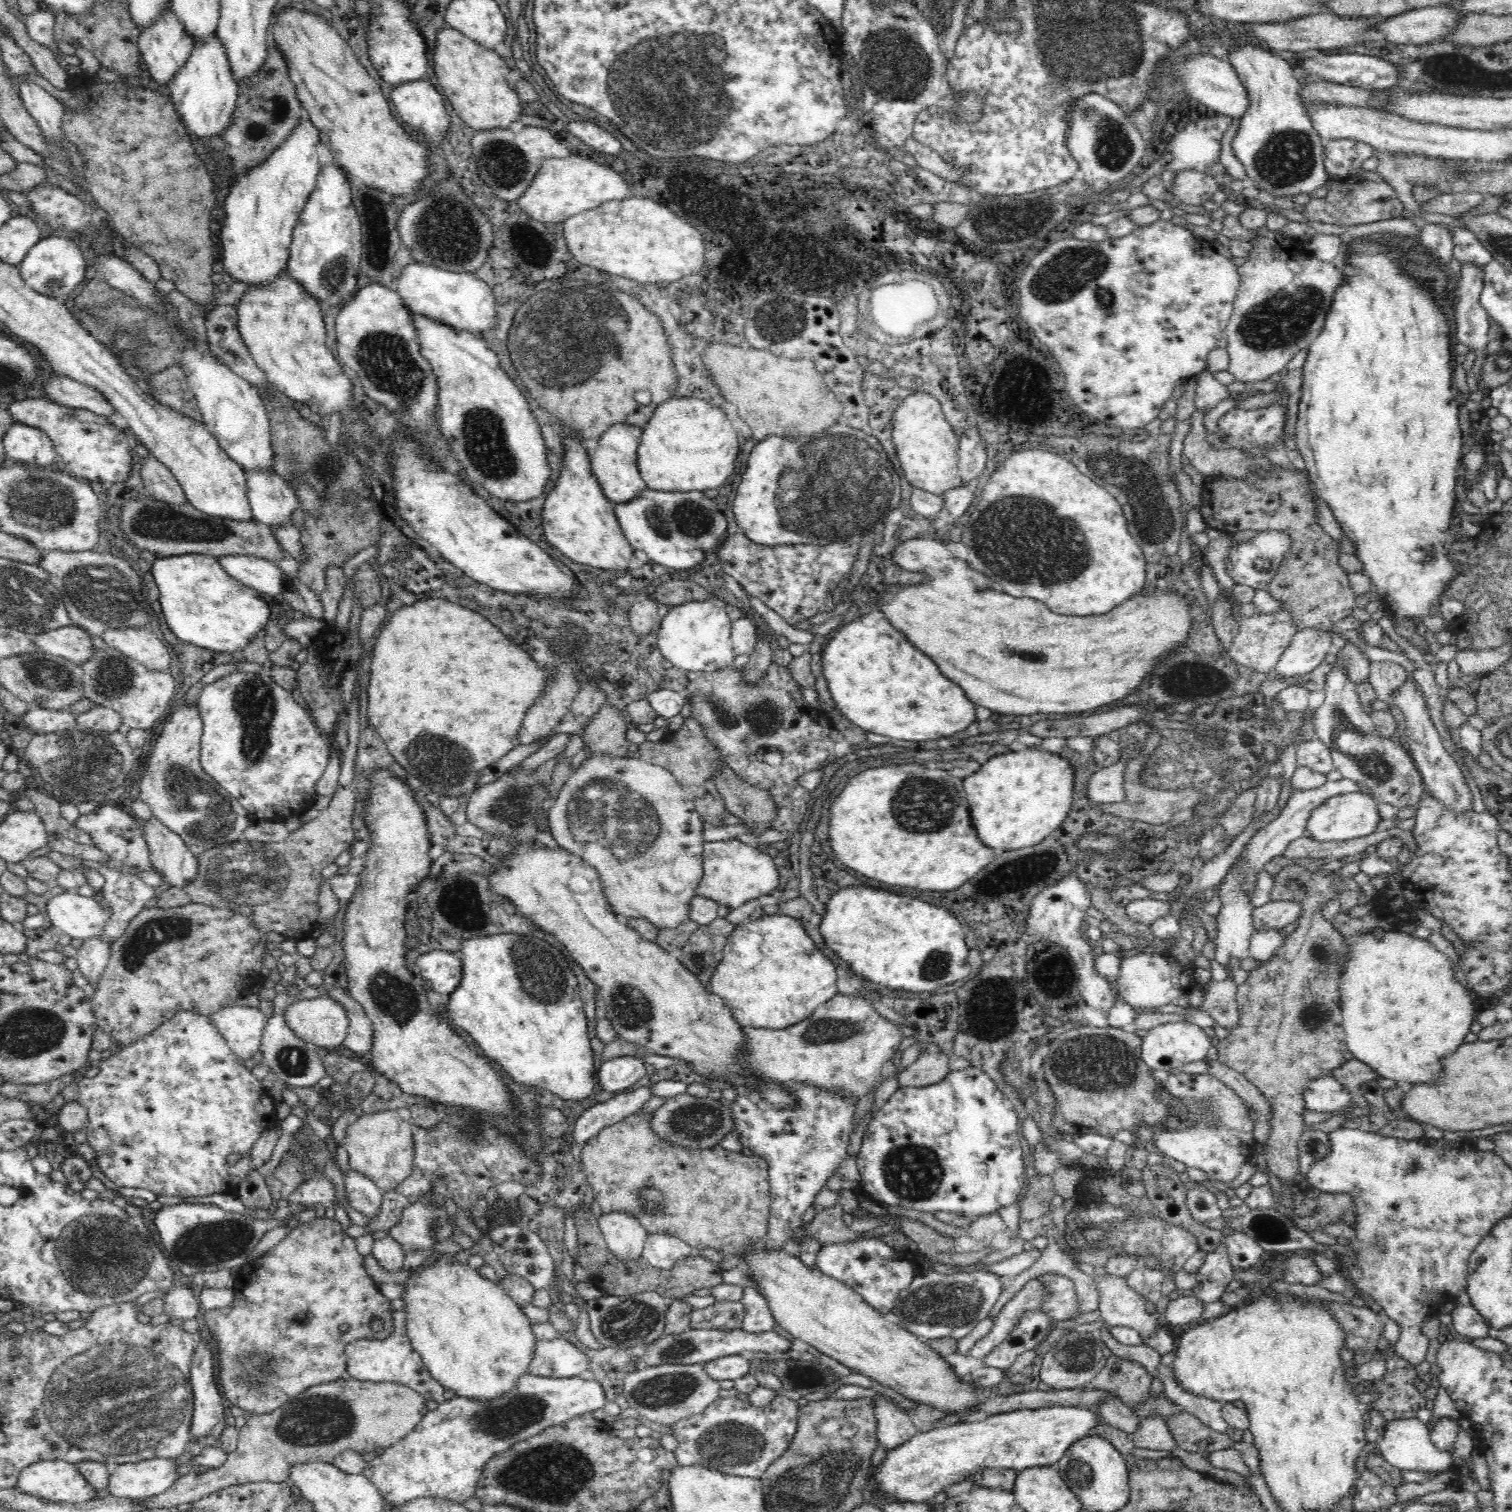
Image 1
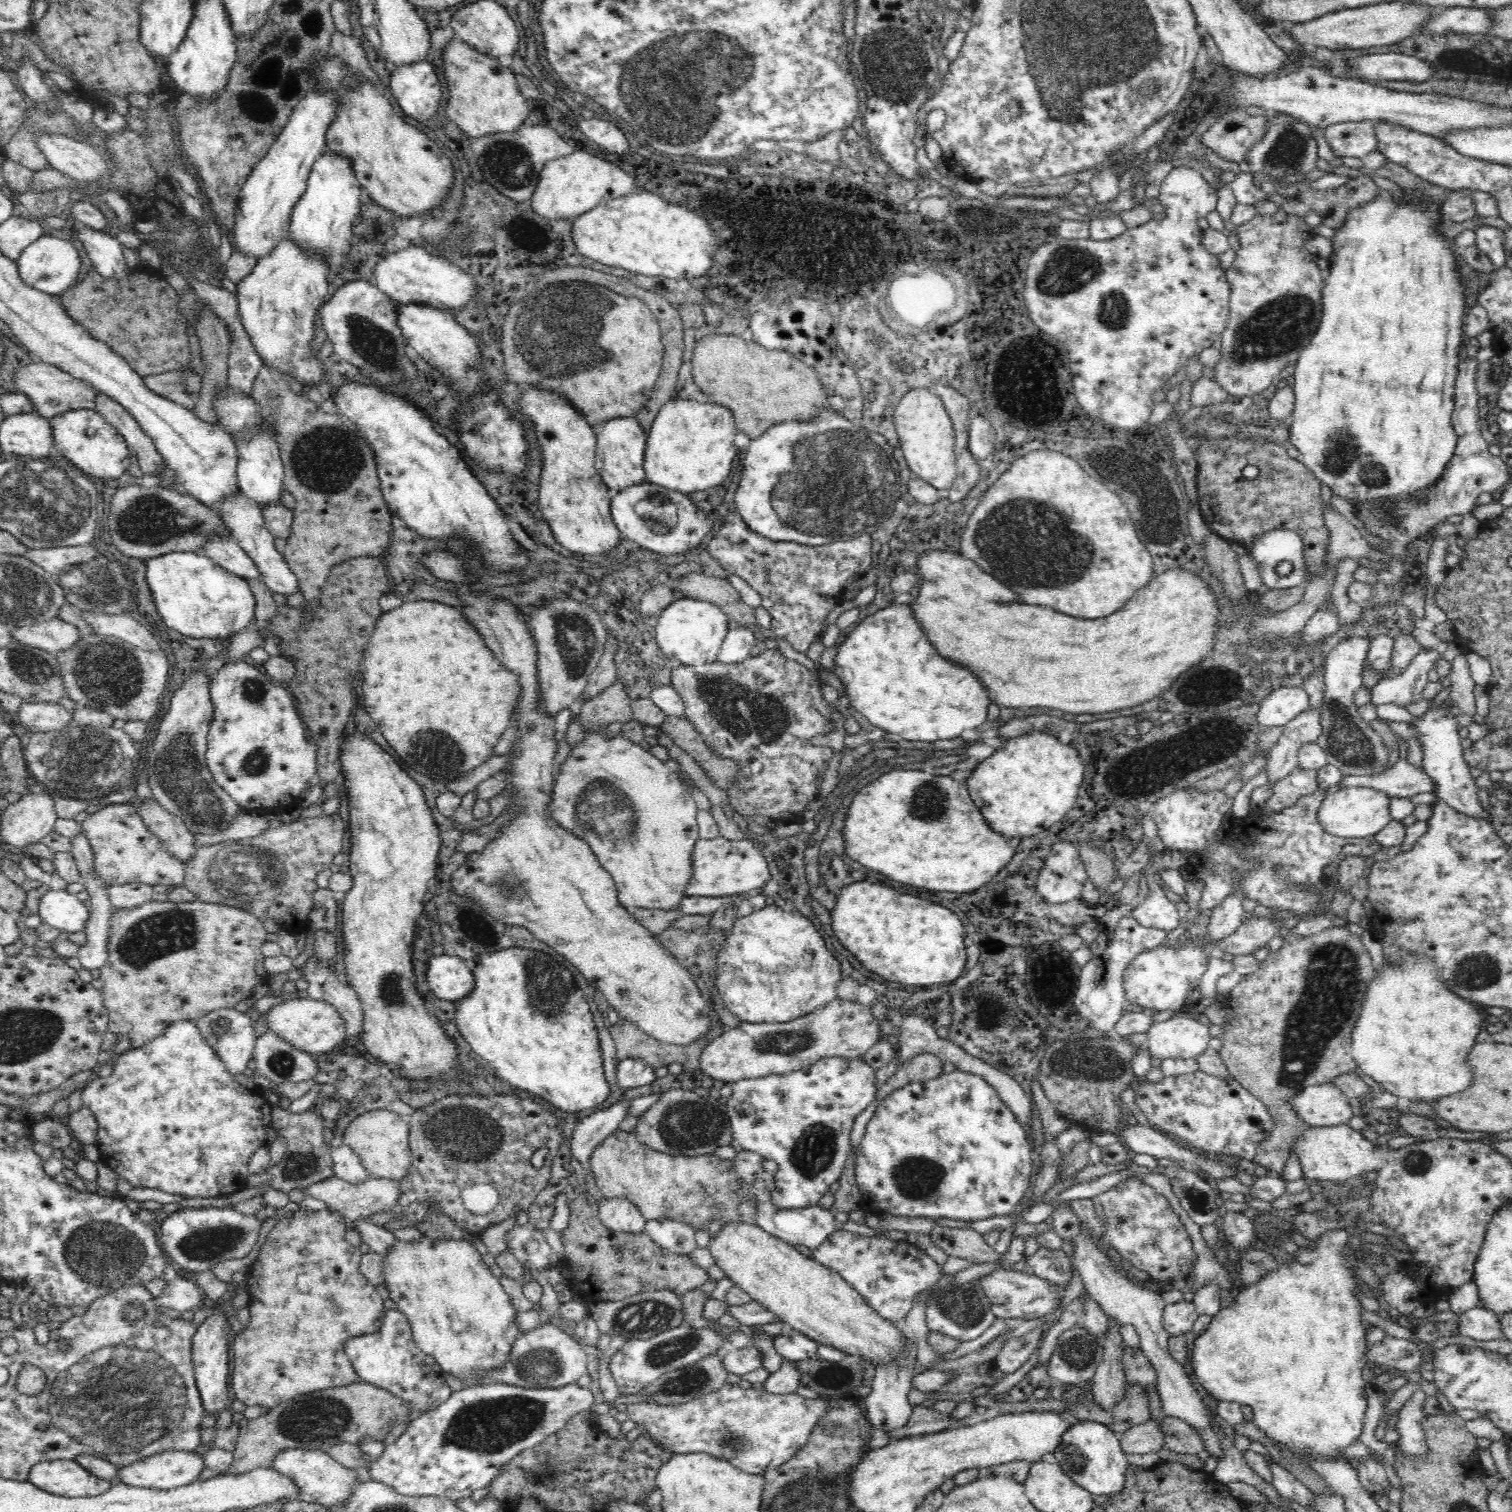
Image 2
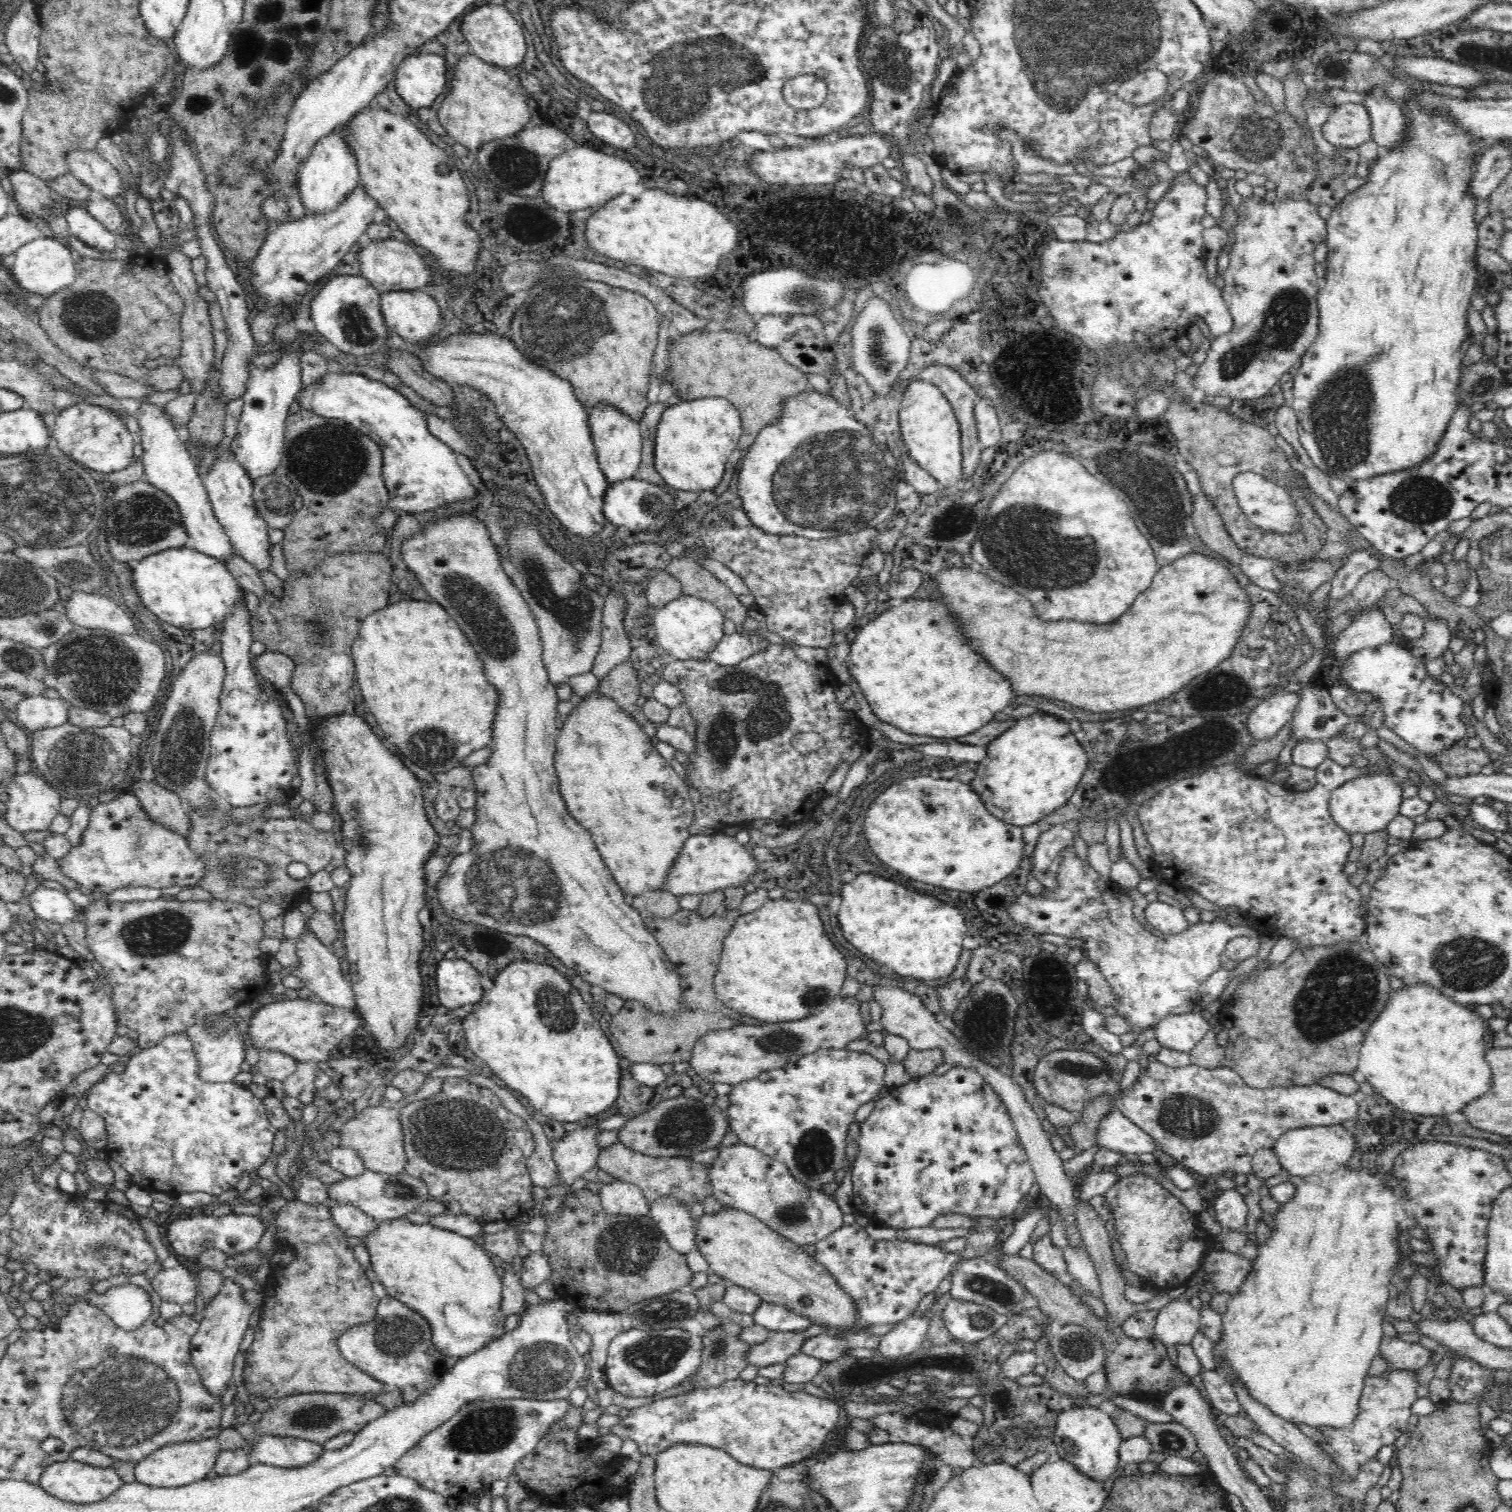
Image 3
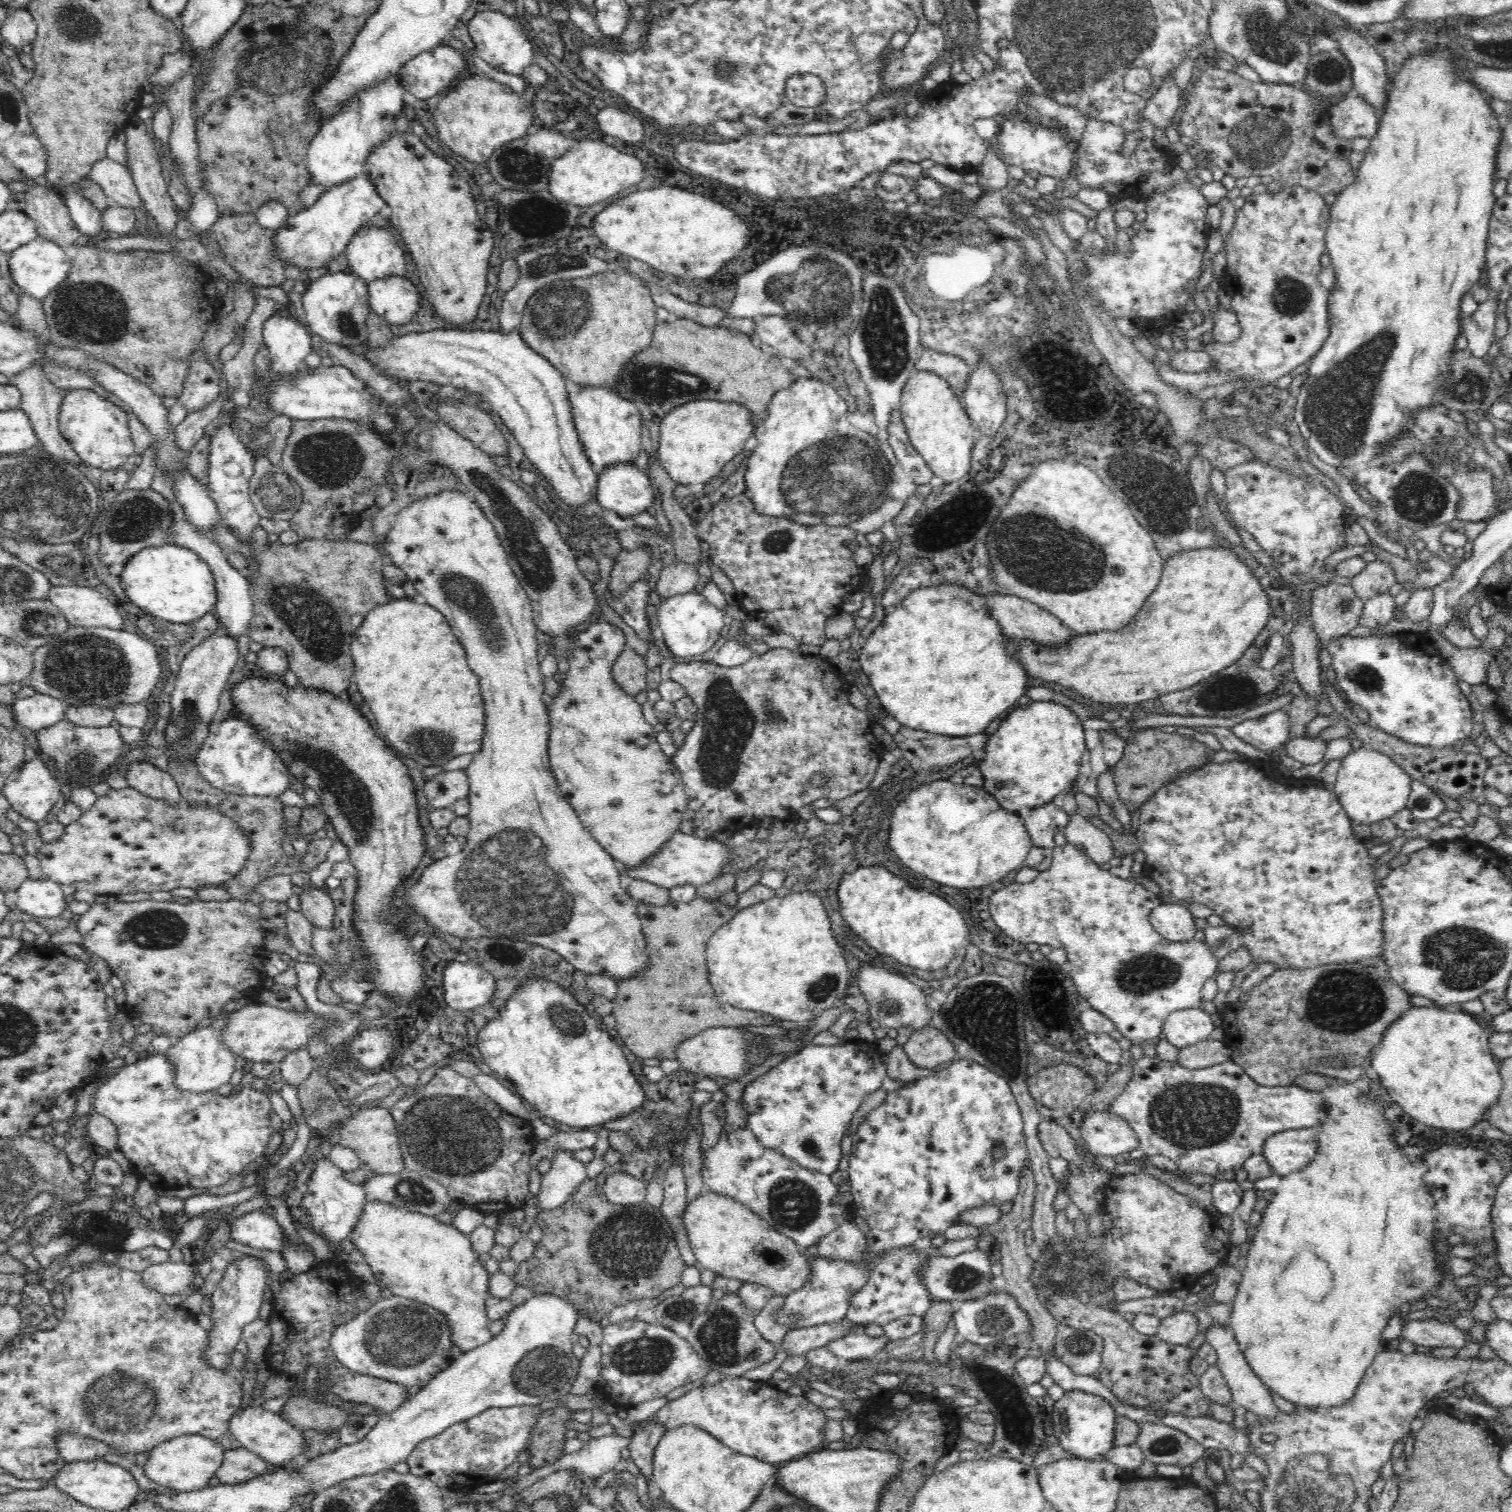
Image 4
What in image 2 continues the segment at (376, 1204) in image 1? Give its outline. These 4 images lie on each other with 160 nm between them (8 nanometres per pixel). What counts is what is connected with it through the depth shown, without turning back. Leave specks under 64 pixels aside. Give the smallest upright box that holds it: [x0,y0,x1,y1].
[331,1144,369,1184]

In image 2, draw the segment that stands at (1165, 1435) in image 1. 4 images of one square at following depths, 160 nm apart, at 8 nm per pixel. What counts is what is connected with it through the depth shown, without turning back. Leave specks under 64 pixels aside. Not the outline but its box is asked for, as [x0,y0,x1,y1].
[1121,1419,1165,1455]

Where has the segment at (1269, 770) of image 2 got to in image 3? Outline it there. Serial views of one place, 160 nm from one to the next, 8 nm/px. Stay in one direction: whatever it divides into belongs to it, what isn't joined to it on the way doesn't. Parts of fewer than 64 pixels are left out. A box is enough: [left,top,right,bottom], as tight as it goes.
[1291,680,1359,741]

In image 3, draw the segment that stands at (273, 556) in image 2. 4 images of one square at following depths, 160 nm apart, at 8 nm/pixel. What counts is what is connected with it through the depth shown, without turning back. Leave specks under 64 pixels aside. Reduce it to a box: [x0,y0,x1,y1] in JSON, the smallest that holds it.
[203,447,273,571]

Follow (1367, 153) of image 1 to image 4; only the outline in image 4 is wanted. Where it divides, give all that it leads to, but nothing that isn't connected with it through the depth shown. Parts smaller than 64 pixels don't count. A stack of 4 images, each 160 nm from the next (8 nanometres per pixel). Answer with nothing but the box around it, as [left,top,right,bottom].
[1328,97,1378,138]

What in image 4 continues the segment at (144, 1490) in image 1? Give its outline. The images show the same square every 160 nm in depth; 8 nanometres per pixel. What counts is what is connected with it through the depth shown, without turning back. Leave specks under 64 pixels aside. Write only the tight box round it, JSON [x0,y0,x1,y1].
[144,1434,225,1492]

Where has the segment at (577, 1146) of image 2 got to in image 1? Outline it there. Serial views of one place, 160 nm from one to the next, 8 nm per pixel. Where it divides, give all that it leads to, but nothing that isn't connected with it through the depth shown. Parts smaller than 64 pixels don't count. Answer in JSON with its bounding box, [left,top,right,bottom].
[573,1086,653,1146]

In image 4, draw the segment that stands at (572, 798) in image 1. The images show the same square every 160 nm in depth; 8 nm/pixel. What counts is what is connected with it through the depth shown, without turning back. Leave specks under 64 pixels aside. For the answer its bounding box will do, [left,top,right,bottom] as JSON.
[546,616,688,870]

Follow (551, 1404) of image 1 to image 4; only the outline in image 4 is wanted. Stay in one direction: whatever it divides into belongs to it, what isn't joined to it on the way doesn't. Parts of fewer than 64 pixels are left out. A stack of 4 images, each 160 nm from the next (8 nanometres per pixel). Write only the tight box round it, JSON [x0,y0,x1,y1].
[406,1405,542,1493]

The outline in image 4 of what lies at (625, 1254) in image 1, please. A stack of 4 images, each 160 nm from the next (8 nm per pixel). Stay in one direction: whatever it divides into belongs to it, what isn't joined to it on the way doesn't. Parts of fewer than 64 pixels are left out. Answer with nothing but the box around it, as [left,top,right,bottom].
[603,1172,646,1206]

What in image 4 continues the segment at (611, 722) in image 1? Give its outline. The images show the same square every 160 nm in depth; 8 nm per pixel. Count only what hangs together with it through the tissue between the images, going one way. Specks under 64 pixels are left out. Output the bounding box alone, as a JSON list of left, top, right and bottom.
[611,646,650,696]

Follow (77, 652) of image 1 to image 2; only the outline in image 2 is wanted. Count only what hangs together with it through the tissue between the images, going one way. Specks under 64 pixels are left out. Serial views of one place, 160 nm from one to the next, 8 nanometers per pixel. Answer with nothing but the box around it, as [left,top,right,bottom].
[12,618,81,653]

